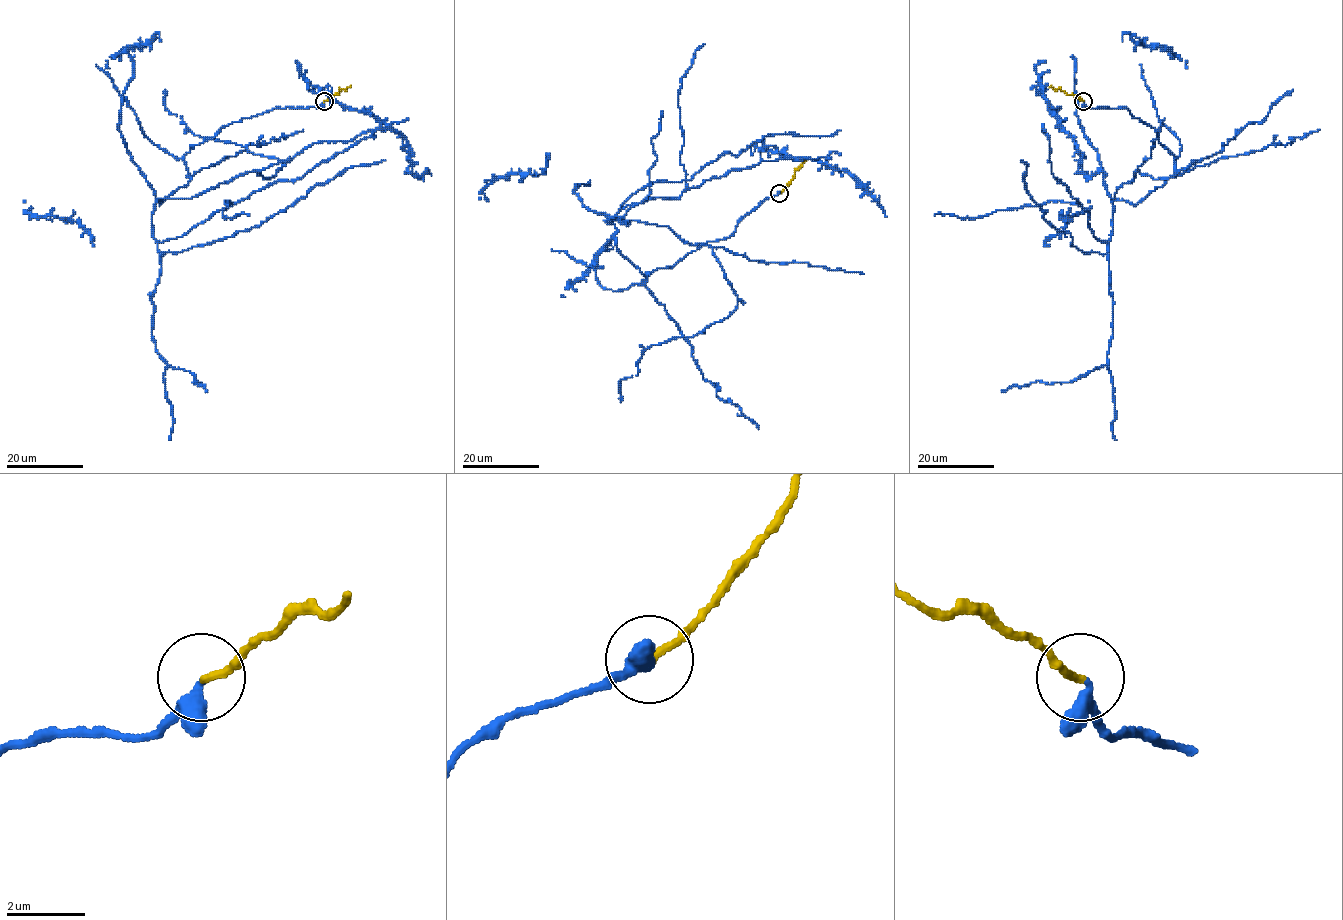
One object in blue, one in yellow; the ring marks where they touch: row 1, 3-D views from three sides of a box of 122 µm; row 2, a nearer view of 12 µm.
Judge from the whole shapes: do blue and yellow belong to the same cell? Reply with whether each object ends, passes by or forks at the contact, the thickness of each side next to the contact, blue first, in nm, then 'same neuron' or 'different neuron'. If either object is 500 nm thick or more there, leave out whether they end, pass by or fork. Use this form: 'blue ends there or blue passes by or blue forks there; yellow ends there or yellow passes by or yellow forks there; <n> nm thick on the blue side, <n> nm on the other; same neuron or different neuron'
blue passes by; yellow ends there; 240 nm thick on the blue side, 180 nm on the other; same neuron

